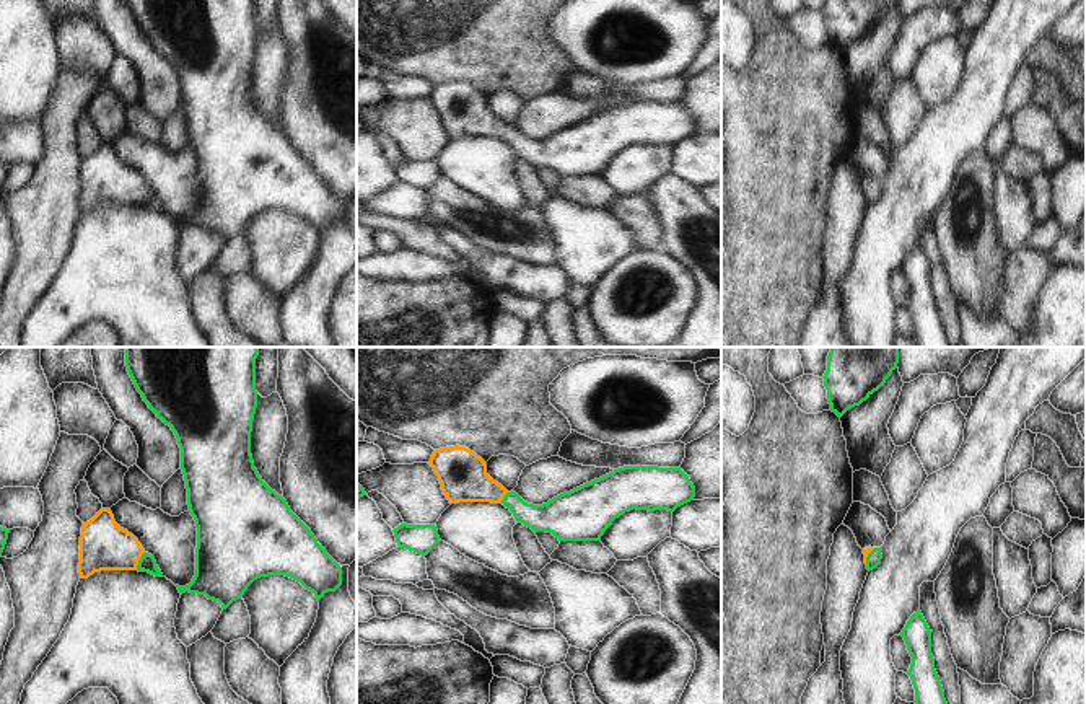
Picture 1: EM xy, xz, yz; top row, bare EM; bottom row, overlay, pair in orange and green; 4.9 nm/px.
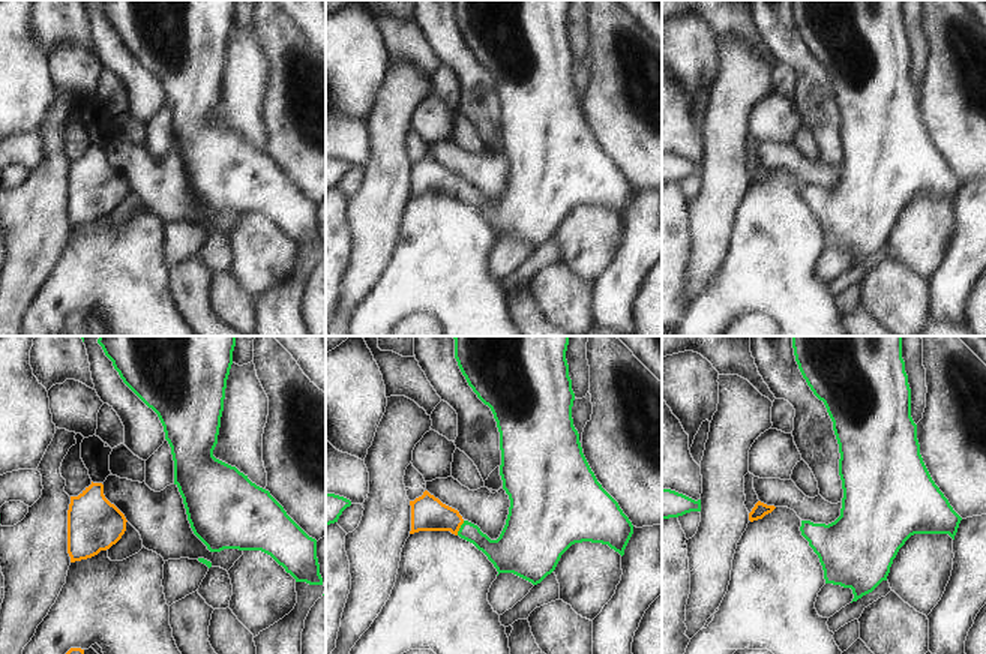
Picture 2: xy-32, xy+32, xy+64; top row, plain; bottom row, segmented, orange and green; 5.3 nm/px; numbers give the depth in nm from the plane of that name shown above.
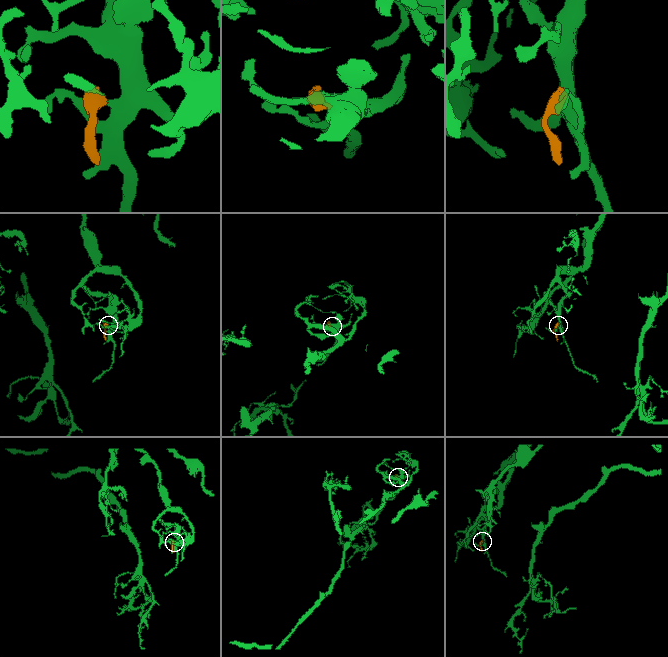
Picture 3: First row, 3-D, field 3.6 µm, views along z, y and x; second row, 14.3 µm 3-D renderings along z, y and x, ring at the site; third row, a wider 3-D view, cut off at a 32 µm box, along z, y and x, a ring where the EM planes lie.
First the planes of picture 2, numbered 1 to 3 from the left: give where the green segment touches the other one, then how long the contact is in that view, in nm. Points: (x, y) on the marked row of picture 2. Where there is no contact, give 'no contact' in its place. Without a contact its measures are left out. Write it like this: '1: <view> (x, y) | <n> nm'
1: no contact
2: xy+32 (459, 527) | 90 nm
3: no contact

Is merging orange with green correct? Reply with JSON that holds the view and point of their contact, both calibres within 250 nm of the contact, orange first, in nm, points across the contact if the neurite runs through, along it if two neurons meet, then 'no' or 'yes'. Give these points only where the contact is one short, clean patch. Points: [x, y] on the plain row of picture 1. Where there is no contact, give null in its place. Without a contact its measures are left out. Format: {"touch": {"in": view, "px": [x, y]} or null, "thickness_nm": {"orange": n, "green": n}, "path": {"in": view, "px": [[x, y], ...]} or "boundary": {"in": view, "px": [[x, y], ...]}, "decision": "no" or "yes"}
{"touch": {"in": "xy", "px": [139, 194]}, "thickness_nm": {"orange": 240, "green": 90}, "path": {"in": "xy", "px": [[103, 180], [139, 194], [147, 198]]}, "decision": "yes"}

